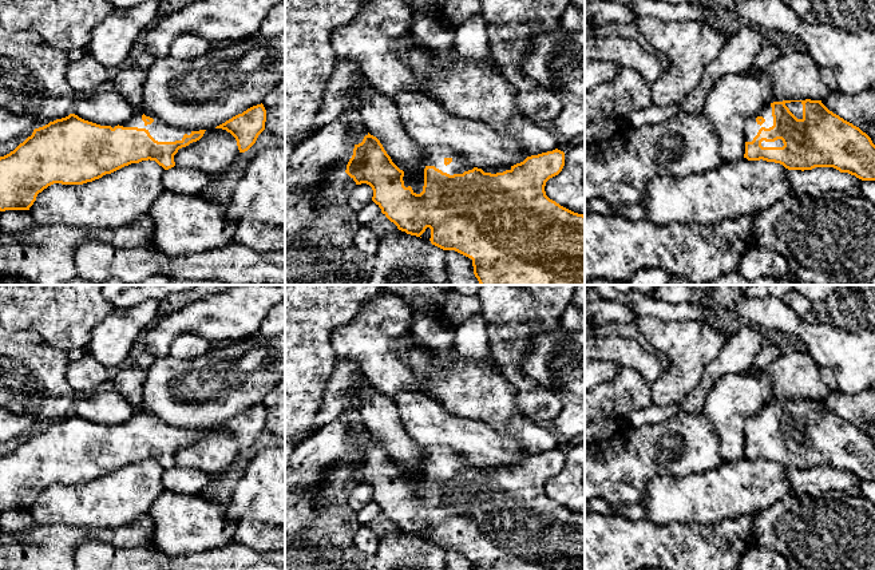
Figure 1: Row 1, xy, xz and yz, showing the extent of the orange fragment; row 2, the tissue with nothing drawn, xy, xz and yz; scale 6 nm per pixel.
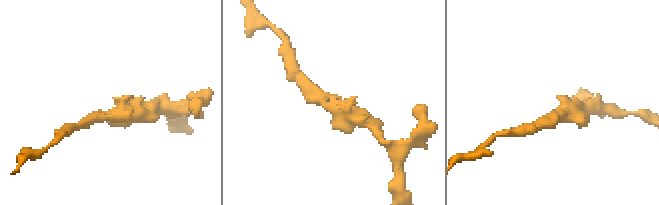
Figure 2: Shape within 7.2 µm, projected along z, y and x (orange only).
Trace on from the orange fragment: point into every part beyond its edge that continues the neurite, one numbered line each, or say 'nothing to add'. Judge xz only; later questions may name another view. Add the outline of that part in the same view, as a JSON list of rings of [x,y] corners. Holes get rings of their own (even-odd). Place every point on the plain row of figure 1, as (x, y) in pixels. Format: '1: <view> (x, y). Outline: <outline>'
1: xz (434, 455). Outline: [[[420,446],[420,452],[424,466],[435,466],[450,475],[463,474],[474,468],[459,452],[447,446]]]

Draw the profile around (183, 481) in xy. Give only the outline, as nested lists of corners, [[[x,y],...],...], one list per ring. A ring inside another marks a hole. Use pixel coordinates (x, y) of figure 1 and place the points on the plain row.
[[[174,466],[165,470],[162,483],[165,490],[181,495],[194,495],[206,492],[211,487],[213,479],[197,468]]]

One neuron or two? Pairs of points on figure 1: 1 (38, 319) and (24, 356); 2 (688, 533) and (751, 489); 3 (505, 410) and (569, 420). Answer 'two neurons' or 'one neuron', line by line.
1: two neurons
2: two neurons
3: two neurons

